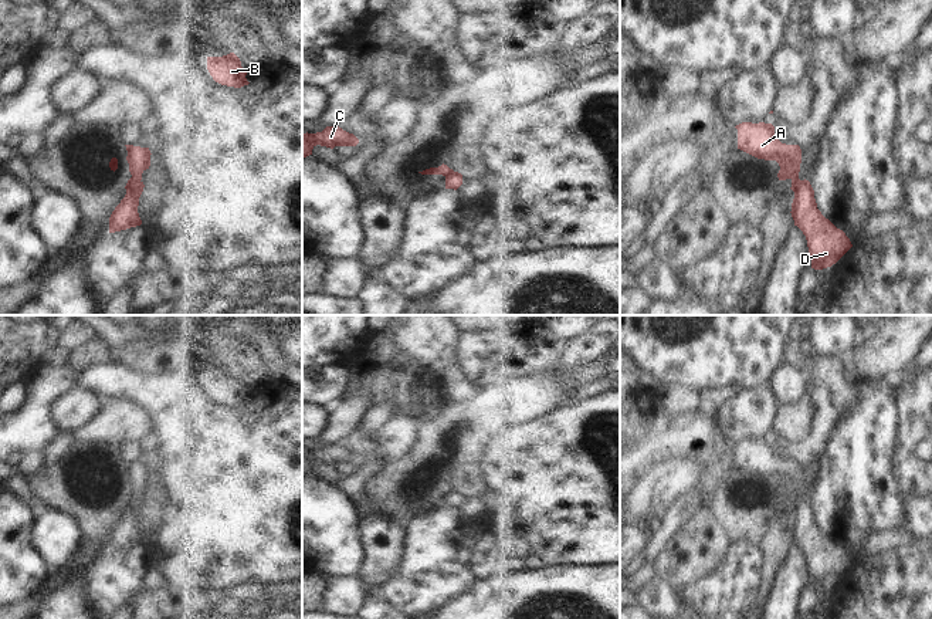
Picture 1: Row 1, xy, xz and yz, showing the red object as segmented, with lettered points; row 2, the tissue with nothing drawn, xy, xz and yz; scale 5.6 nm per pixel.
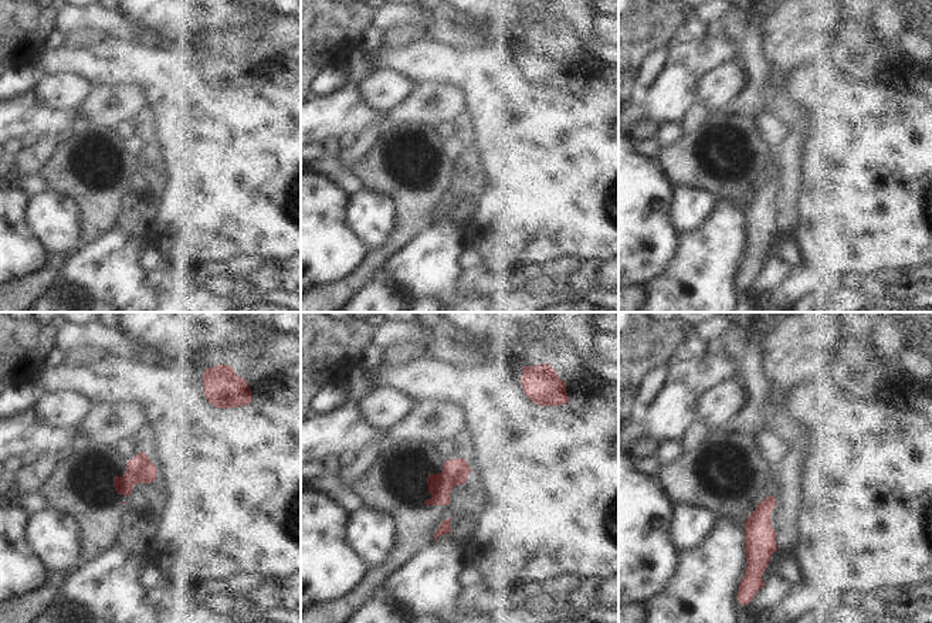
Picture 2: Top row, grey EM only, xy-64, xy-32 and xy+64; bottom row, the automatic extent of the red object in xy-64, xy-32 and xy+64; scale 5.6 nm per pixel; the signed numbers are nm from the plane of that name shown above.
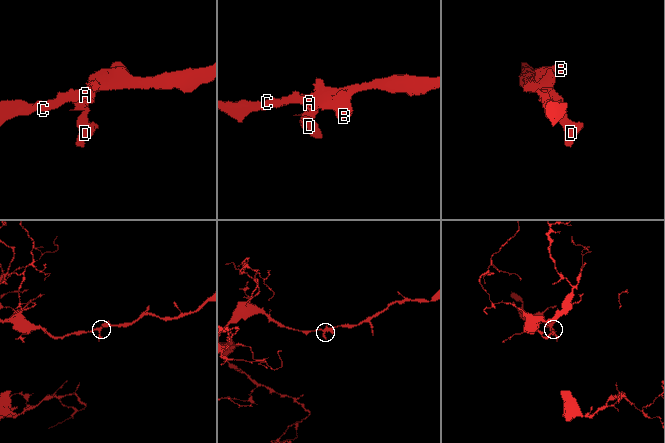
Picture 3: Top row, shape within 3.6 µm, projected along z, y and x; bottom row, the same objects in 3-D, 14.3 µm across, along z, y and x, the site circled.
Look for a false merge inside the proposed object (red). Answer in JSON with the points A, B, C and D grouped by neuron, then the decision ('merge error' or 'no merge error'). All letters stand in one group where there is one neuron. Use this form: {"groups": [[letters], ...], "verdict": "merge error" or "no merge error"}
{"groups": [["A", "B", "C", "D"]], "verdict": "no merge error"}

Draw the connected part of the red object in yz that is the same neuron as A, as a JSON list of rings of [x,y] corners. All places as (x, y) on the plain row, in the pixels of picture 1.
[[[742,440],[738,447],[738,467],[765,478],[776,478],[780,484],[779,498],[792,498],[794,517],[792,535],[807,558],[811,586],[823,588],[836,582],[851,565],[845,551],[837,547],[817,527],[814,508],[809,498],[800,498],[801,467],[799,463],[782,461],[772,442]]]

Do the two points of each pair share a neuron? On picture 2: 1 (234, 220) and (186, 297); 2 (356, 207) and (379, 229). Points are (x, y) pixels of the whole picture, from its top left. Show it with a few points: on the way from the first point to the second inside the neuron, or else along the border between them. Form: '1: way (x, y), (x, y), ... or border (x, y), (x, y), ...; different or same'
1: border (220, 276), (165, 277); different
2: way (362, 212), (373, 223); same

